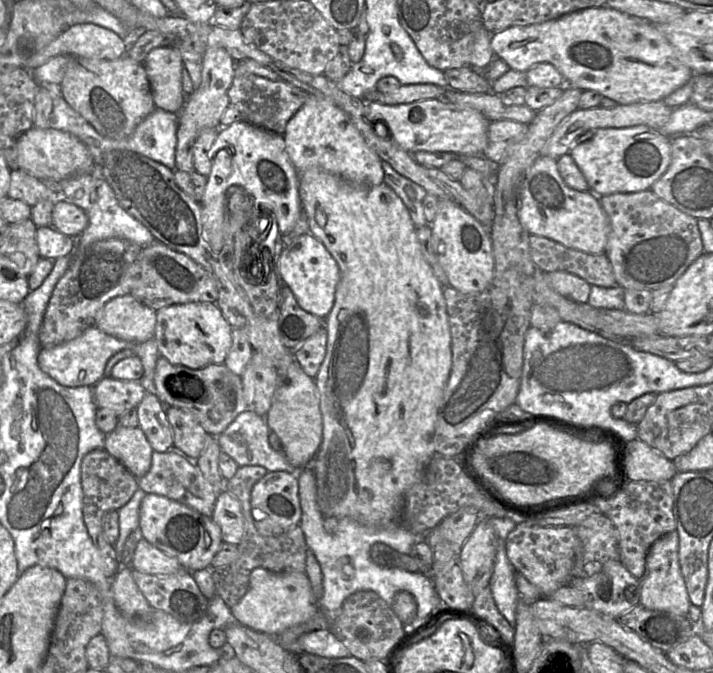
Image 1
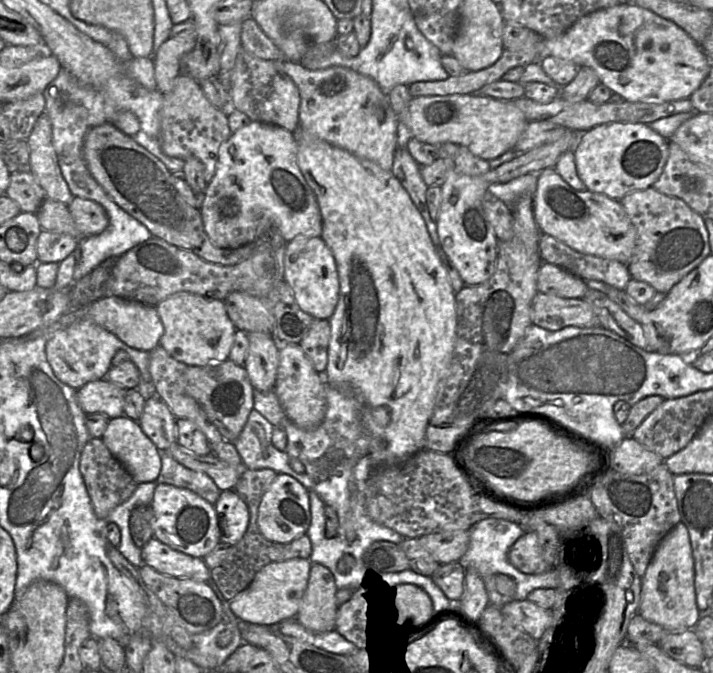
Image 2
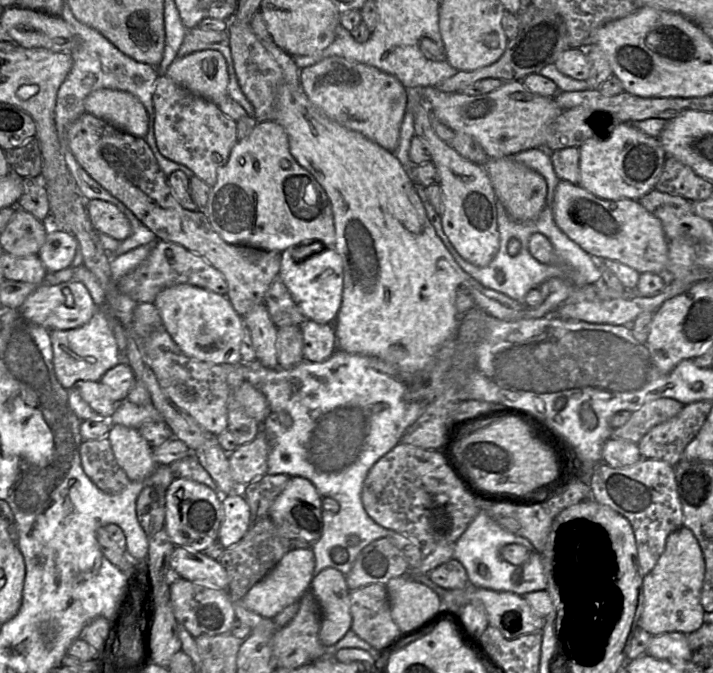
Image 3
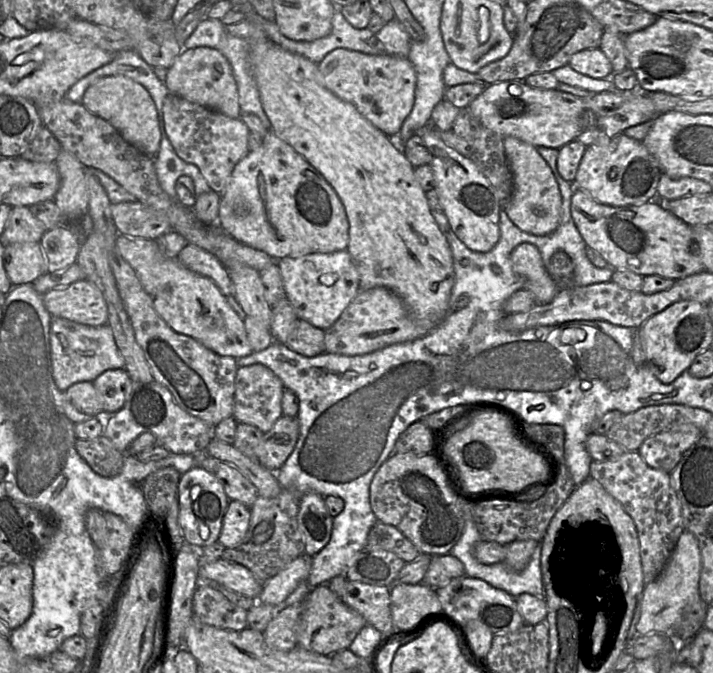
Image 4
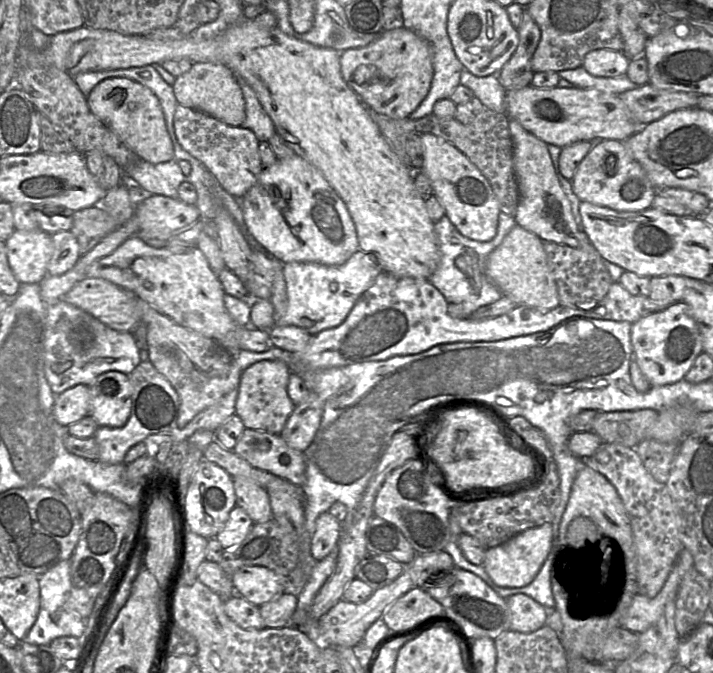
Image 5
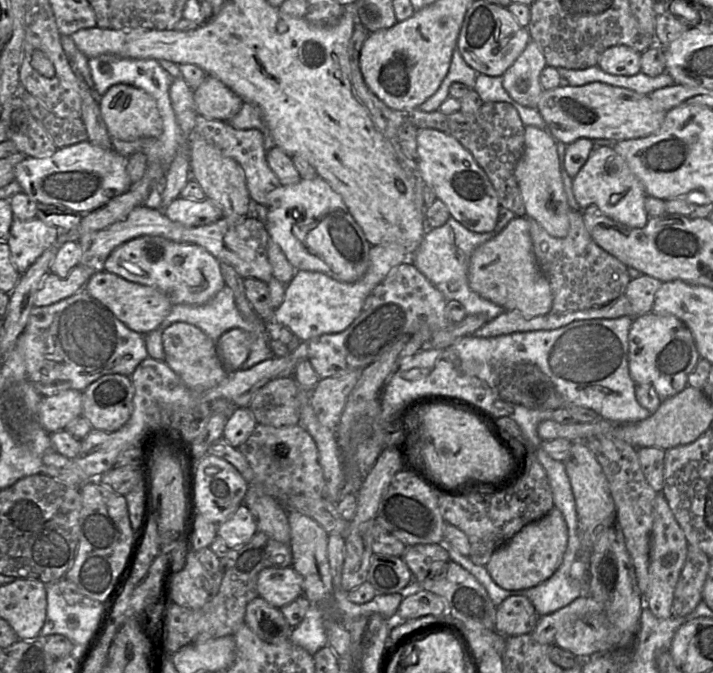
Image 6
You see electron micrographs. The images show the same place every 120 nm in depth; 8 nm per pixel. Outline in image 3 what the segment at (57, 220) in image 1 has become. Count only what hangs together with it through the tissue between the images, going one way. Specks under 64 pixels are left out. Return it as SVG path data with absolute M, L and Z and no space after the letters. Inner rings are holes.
M89 200L86 203L89 220L99 234L118 241L126 239L131 233L131 225L125 215L112 203L103 200Z

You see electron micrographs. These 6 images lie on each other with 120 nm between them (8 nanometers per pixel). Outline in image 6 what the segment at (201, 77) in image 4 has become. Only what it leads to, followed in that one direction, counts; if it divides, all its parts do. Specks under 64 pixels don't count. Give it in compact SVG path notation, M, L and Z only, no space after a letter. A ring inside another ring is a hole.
M206 75L194 90L193 98L199 115L206 119L228 122L241 109L243 100L219 79Z

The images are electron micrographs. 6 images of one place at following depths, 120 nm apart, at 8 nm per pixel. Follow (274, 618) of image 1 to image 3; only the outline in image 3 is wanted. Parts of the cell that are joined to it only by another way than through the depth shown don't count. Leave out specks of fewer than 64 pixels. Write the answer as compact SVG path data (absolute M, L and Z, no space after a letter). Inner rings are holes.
M311 548L296 549L285 554L273 569L241 599L244 606L265 619L273 619L288 605L299 601L309 590L314 577L315 558Z

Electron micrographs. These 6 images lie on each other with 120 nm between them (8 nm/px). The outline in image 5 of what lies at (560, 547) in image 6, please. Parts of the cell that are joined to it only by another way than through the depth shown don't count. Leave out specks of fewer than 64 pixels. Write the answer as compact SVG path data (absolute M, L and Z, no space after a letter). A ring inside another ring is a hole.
M544 523L541 526L522 531L498 546L488 548L483 567L496 585L506 588L523 587L534 580L546 560L552 544L552 523Z

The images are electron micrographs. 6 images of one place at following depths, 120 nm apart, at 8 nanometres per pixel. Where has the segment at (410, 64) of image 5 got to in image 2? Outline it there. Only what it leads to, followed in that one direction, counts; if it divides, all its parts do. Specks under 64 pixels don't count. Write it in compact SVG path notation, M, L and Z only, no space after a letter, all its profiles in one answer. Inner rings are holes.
M290 60L274 62L299 89L300 131L375 162L384 170L392 169L398 148L399 118L390 105L388 94L382 91L374 79L342 66L311 70Z

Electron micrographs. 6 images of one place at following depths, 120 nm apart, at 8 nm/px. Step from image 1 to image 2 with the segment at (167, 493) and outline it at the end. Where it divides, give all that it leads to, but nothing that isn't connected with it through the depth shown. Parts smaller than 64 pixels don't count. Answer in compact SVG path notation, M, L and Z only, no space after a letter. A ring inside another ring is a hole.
M166 451L161 453L161 462L161 471L156 479L157 484L166 483L186 488L215 505L221 490L206 473L185 467Z

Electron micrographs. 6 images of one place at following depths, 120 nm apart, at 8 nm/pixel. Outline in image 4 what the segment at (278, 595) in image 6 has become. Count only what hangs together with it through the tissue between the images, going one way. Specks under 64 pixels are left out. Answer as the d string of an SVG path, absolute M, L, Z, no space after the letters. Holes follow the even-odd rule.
M201 556L199 566L200 583L217 582L224 587L256 600L259 596L263 583L243 565L217 559L204 561Z

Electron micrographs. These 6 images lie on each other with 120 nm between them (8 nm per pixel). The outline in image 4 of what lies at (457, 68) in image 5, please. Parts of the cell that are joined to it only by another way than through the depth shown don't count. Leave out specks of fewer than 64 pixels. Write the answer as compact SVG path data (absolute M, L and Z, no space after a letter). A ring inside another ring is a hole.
M438 29L438 39L435 39L435 44L431 47L431 42L427 39L424 41L412 41L410 53L408 56L408 59L411 61L411 63L414 66L417 81L416 81L416 88L415 88L415 100L413 108L410 112L410 114L405 119L401 130L399 134L396 137L390 137L393 139L393 141L398 145L398 147L401 148L403 152L403 146L405 143L422 128L426 128L431 122L431 114L434 107L445 99L445 92L446 92L446 86L443 80L443 71L446 68L446 66L451 63L450 57L445 49L443 37L441 39L440 32Z

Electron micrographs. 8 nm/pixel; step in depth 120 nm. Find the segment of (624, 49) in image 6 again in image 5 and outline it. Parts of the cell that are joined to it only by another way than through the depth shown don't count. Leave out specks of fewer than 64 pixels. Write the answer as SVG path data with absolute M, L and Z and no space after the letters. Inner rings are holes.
M596 49L586 54L582 67L596 77L619 77L626 74L630 61L621 51Z

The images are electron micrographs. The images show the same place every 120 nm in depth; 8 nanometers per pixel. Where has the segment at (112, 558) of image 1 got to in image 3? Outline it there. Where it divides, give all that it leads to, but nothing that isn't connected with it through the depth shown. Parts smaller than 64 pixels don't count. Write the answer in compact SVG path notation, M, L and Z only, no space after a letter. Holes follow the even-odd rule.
M107 436L83 441L80 446L82 467L91 481L104 493L121 493L131 482L117 462Z

